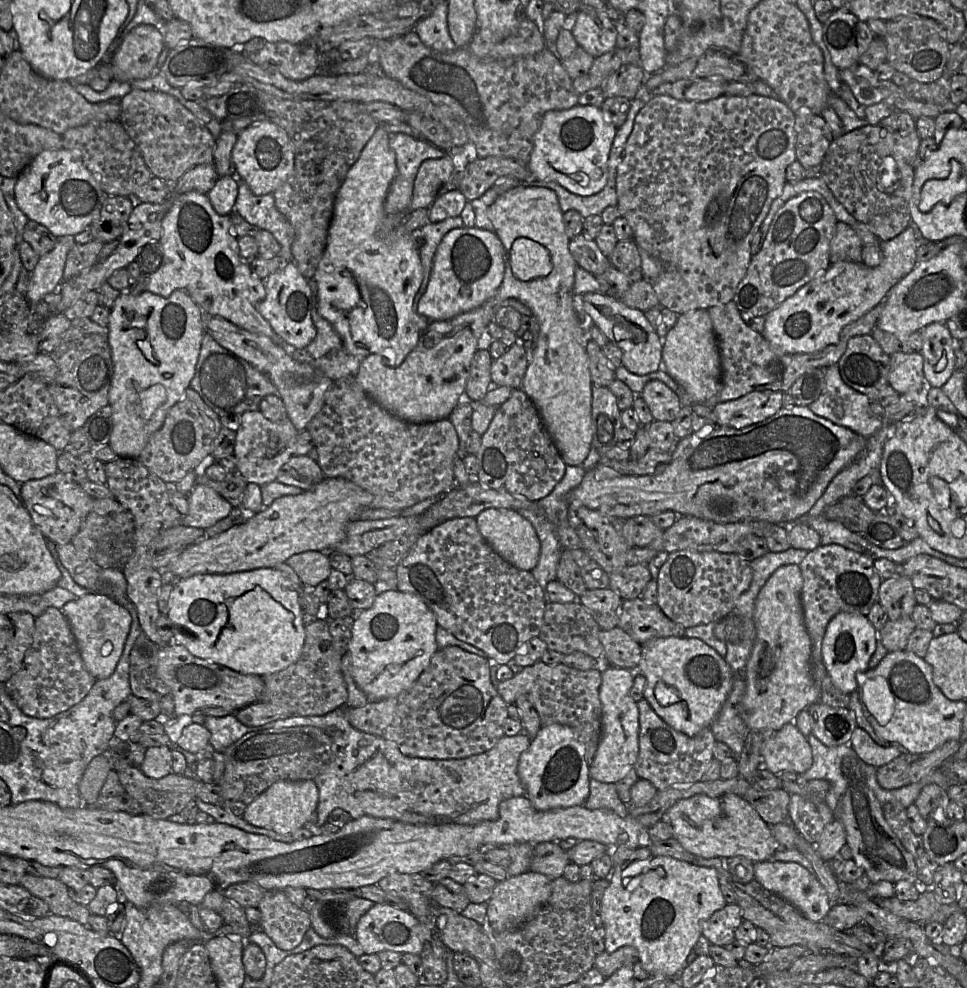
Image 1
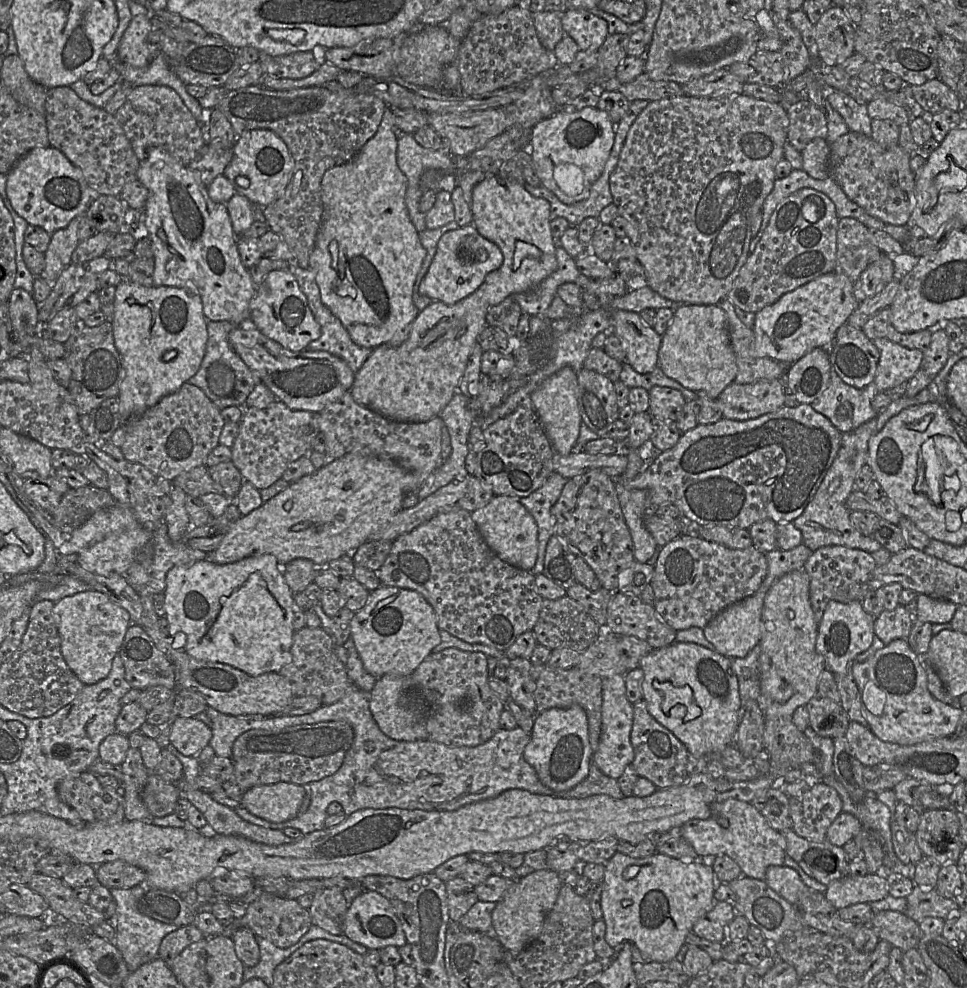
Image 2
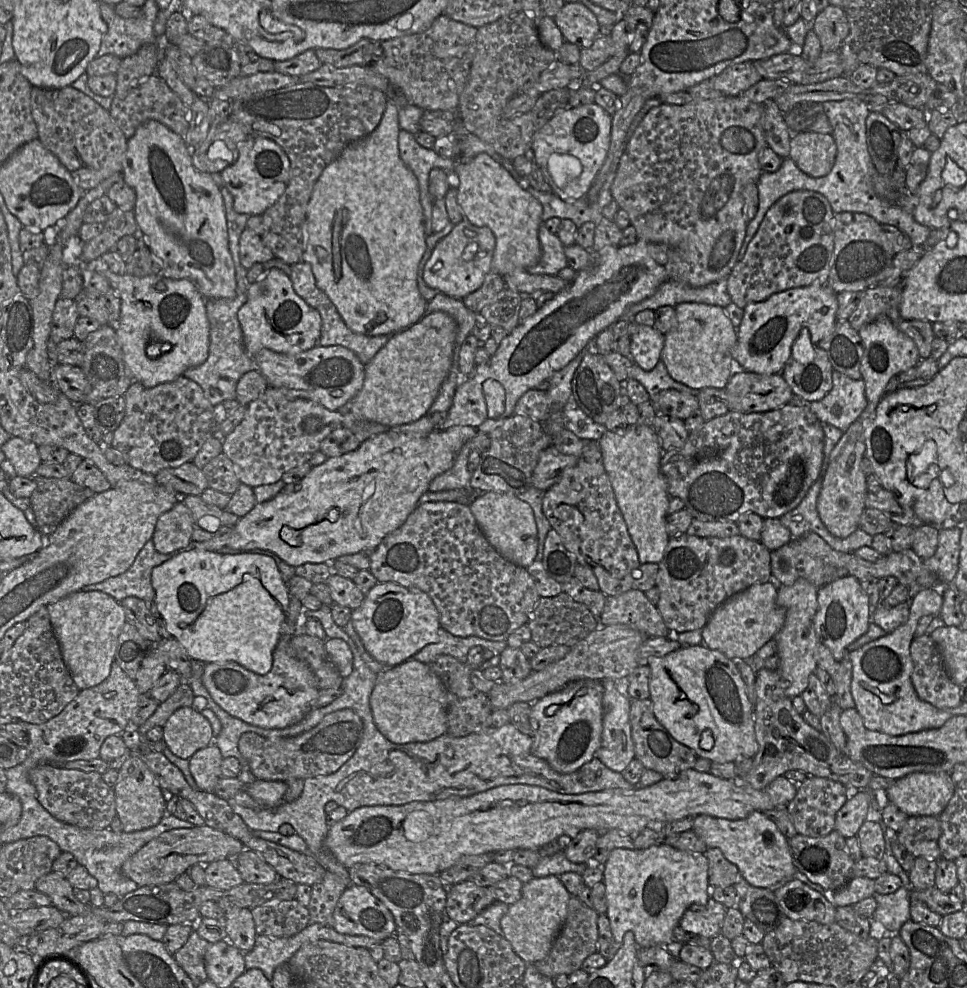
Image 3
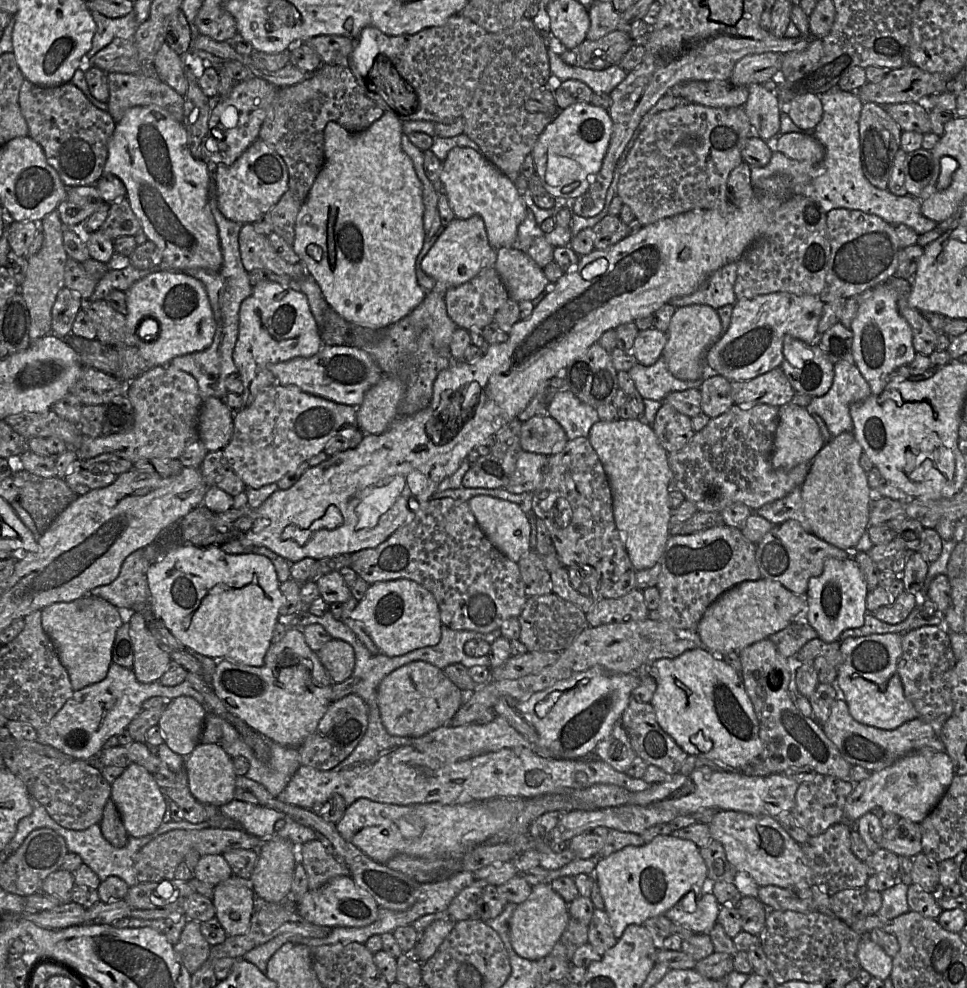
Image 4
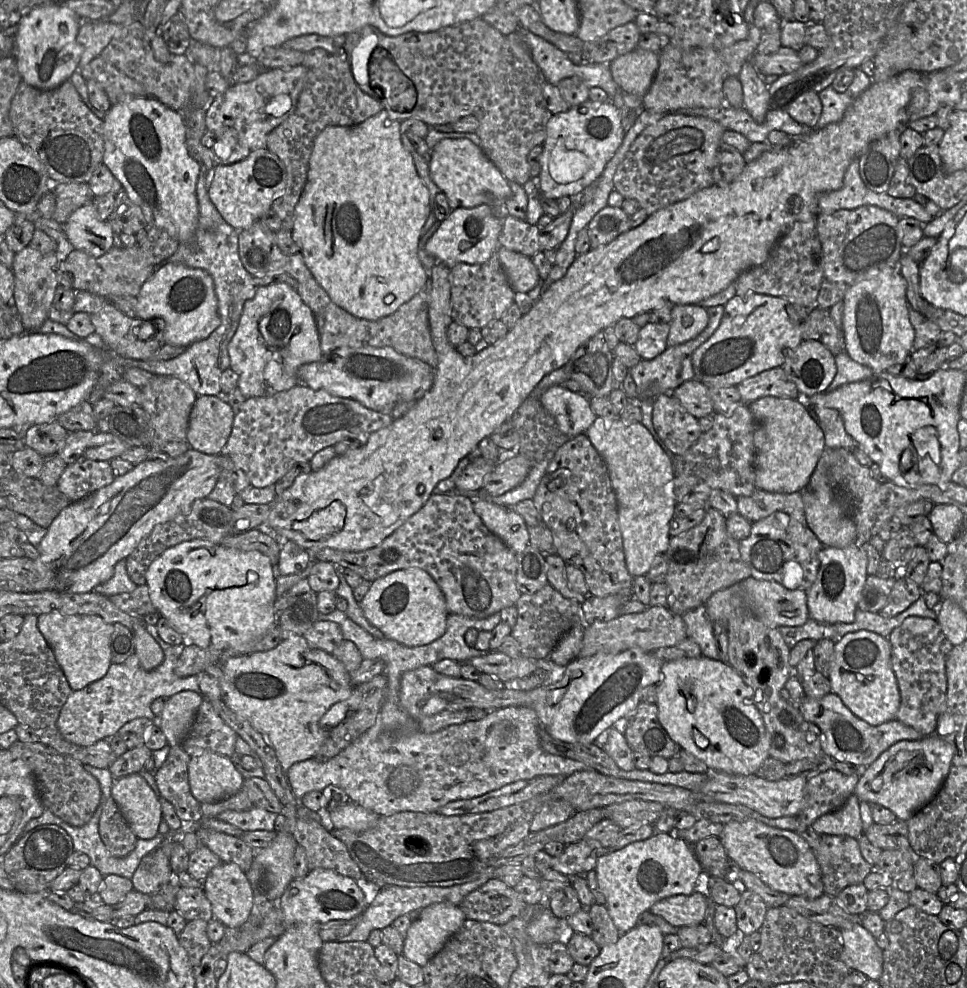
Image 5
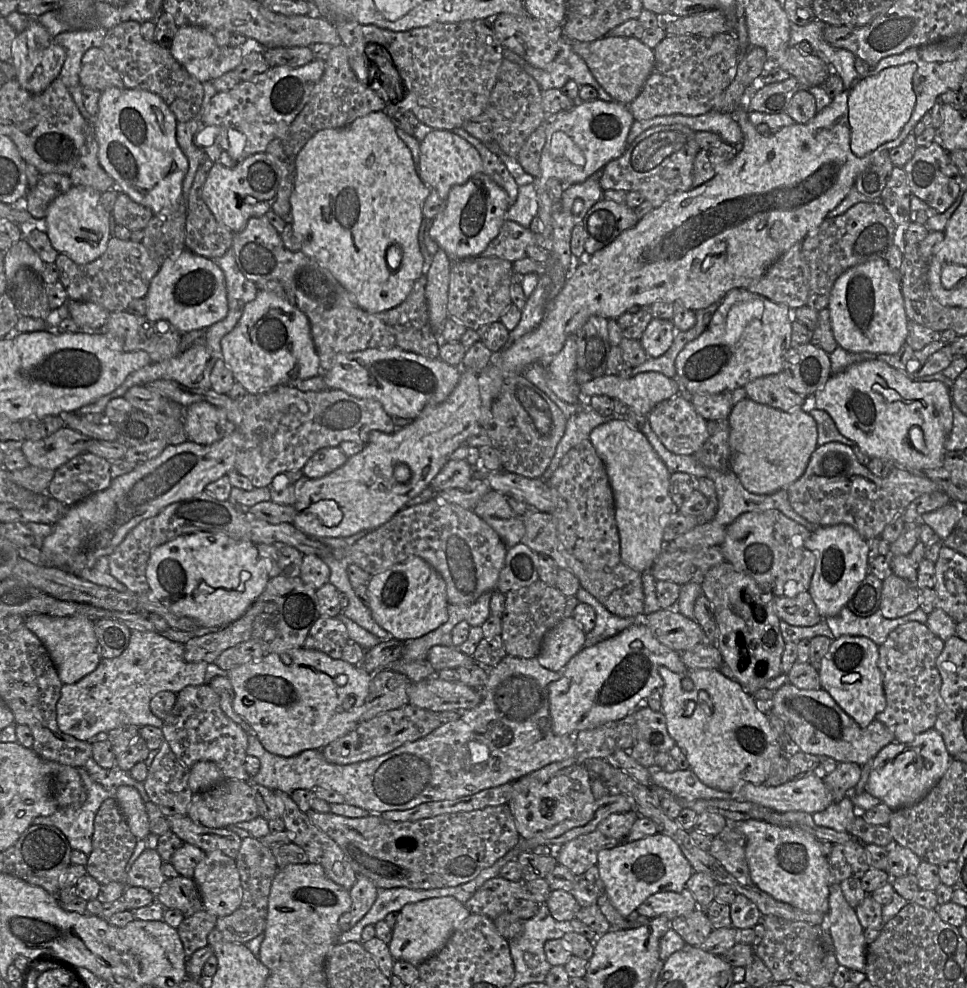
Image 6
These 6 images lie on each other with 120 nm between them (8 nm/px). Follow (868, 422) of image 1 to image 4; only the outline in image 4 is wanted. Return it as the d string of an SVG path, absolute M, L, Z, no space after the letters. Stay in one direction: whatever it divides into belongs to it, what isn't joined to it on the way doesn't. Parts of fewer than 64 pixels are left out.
M836 363L834 381L823 396L813 397L807 407L810 414L818 414L825 422L832 437L852 432L850 406L872 395L870 385L855 363Z

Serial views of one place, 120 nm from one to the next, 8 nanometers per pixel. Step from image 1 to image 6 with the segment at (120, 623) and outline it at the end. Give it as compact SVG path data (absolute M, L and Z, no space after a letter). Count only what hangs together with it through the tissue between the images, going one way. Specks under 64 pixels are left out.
M33 614L26 618L25 626L32 631L47 648L63 684L75 684L94 671L102 657L94 631L94 621L85 616L56 617Z

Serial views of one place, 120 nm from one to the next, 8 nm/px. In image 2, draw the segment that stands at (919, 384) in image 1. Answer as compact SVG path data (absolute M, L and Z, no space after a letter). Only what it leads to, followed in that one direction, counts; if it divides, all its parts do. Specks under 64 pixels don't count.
M885 338L872 340L880 352L873 386L883 392L908 382L922 367L924 353L908 349Z

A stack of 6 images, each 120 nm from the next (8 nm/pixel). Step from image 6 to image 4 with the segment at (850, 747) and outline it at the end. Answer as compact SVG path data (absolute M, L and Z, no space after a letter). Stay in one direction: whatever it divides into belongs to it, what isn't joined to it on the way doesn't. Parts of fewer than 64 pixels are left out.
M837 699L822 729L852 766L861 766L872 773L883 770L905 755L922 749L945 751L945 744L941 738L942 726L940 722L925 722L916 718L903 723L894 730L879 729L856 721L851 716L846 701Z

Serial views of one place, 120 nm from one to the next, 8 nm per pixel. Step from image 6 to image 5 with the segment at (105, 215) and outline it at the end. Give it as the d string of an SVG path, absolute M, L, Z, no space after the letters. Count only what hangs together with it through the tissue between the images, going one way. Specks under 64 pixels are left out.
M95 199L75 210L62 224L67 240L75 250L98 258L113 247L113 230L107 221L99 218Z

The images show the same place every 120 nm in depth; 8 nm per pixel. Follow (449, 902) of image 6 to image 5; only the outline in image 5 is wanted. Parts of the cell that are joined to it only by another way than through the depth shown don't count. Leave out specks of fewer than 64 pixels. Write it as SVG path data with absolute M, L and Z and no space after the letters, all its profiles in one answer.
M435 903L423 908L404 937L401 955L423 967L465 920L459 906L451 903Z

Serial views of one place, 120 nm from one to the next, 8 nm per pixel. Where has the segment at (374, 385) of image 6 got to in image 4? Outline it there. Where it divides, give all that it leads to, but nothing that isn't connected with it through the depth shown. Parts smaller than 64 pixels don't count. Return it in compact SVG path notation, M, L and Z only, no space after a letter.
M323 345L312 357L296 357L273 364L270 371L280 385L295 385L308 394L356 408L361 405L366 391L383 375L366 351L352 345Z

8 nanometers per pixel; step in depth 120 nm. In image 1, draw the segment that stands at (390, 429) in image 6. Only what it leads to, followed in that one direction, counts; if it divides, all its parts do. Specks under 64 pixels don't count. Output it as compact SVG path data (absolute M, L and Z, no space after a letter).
M246 411L241 414L240 425L236 431L233 456L236 459L236 470L247 483L259 486L275 481L283 465L294 455L294 445L299 432L287 418L273 422L259 411Z

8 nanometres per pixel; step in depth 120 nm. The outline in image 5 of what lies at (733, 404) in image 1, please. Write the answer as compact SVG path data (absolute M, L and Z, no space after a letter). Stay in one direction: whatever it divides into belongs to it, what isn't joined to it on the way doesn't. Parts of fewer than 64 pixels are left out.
M782 367L763 371L738 384L737 389L743 403L751 403L759 398L771 396L783 399L798 399L799 391Z

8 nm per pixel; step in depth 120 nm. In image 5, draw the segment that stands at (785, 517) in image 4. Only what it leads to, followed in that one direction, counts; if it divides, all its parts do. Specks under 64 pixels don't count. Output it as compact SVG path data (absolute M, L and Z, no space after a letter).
M756 489L750 496L736 497L737 513L756 522L775 512L784 512L803 526L807 526L802 493L772 493Z

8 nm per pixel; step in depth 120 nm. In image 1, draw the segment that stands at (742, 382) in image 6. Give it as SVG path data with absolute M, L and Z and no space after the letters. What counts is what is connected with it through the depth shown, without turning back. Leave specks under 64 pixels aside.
M908 226L896 237L880 242L883 259L877 267L869 268L863 263L851 261L831 263L826 270L802 286L765 316L765 326L762 335L775 349L786 354L814 353L823 350L829 345L838 343L840 333L844 327L883 302L890 289L914 269L917 264L917 247L918 240L914 230Z

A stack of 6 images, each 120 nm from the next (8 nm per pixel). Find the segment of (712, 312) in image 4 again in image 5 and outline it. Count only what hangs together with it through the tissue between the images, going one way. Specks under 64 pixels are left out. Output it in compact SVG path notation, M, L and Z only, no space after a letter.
M678 304L672 310L667 345L675 346L696 338L708 325L707 309L698 304Z

